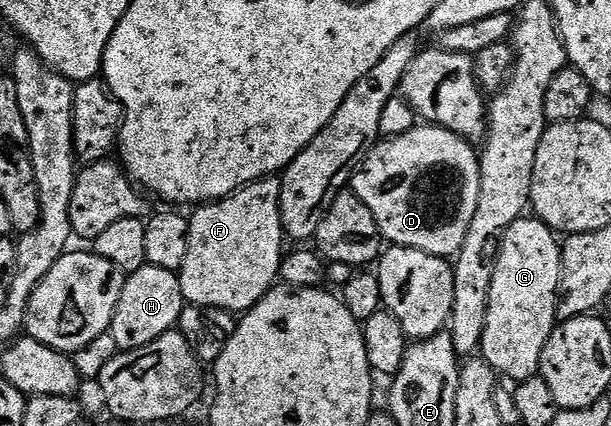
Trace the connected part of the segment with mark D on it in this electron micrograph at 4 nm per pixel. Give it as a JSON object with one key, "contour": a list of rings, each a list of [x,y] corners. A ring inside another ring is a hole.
{"contour":[[[417,124],[393,138],[384,138],[368,151],[364,161],[352,174],[350,189],[374,212],[381,239],[394,246],[405,246],[451,259],[462,248],[474,208],[478,208],[480,191],[480,160],[478,150],[469,139],[458,136],[441,126]]]}

